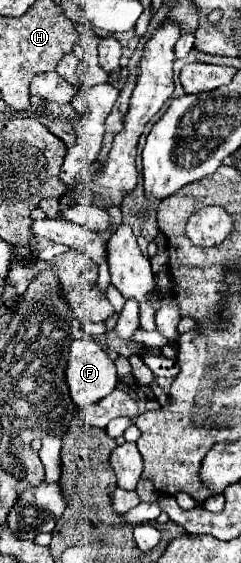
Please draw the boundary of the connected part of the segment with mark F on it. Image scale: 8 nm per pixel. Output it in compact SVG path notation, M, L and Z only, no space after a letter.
M91 338L75 340L69 346L69 362L67 362L67 370L65 370L65 380L67 380L73 402L79 408L87 408L87 404L95 404L97 400L105 398L107 394L111 394L115 390L115 386L117 386L115 362L95 344L95 340L91 340Z

